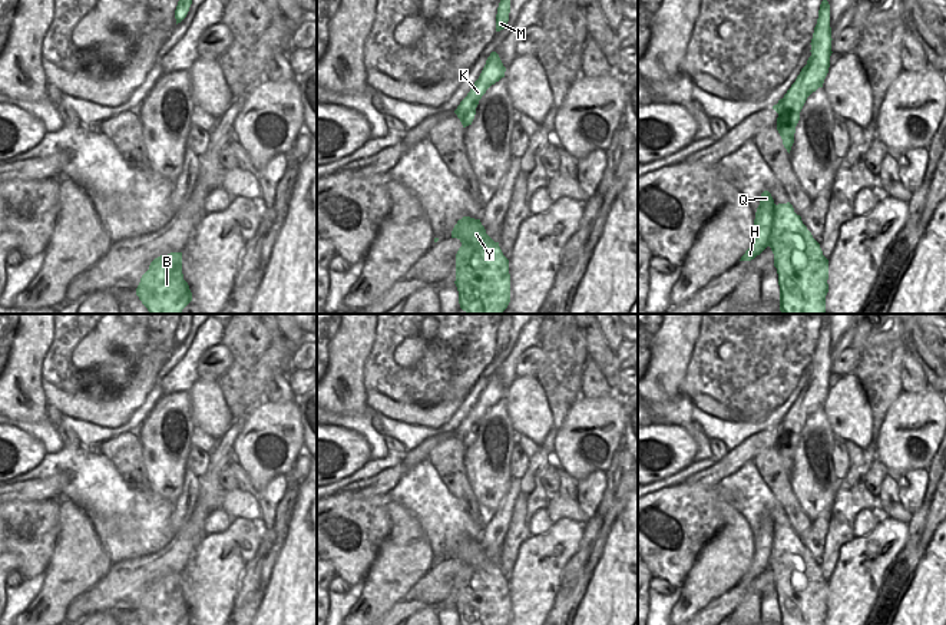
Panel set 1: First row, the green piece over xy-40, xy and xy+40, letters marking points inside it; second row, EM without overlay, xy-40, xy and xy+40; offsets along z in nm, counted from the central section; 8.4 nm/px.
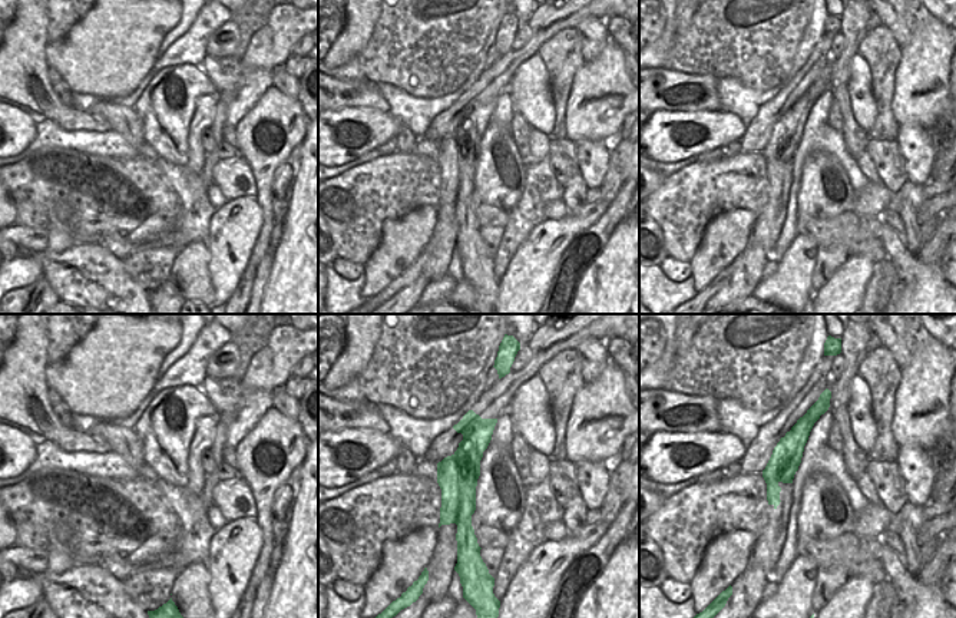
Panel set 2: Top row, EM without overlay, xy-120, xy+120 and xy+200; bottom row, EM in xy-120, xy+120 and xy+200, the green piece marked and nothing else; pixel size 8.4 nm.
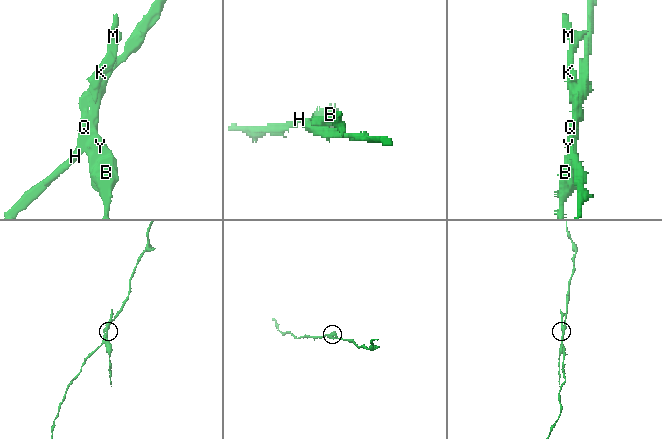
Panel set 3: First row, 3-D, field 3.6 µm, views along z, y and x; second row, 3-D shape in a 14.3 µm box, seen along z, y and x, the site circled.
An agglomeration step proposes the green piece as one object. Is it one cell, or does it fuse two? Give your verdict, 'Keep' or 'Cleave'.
Cleave.

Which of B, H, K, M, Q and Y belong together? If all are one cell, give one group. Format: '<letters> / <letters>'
B K M Y / H Q

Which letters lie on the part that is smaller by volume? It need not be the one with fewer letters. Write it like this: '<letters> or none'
B, K, M, Y

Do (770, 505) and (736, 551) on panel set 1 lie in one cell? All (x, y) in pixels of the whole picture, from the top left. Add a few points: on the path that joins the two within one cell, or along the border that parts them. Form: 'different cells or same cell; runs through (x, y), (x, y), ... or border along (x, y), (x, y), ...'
different cells; border along (731, 508), (741, 515), (754, 535)

